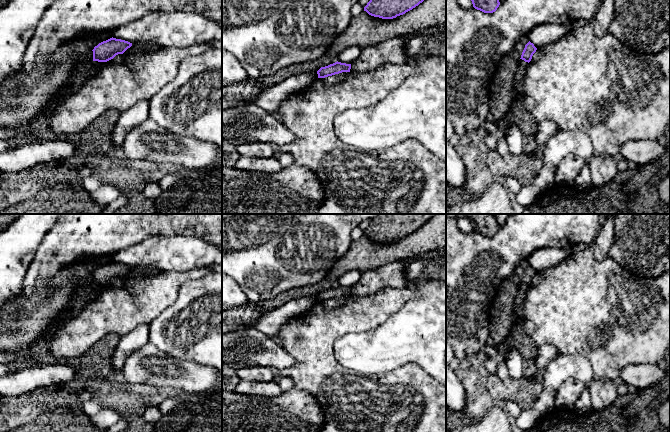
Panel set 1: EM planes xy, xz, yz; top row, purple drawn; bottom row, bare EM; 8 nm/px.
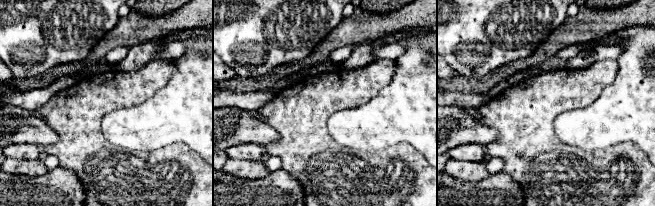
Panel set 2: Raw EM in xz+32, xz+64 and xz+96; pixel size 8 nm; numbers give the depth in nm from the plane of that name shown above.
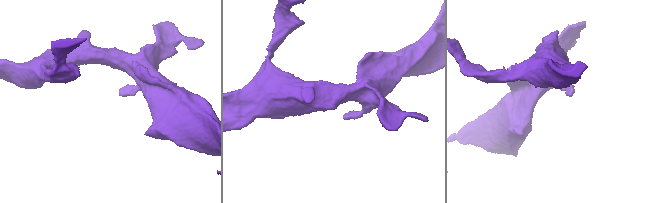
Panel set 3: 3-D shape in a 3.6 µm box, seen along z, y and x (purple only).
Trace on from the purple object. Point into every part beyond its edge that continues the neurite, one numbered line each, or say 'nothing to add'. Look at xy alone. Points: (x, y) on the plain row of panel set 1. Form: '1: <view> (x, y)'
nothing to add

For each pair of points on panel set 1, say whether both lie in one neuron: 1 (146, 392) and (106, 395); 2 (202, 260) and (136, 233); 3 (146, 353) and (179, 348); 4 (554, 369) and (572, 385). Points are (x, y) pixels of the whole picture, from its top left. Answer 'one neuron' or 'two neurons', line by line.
1: one neuron
2: two neurons
3: two neurons
4: two neurons

